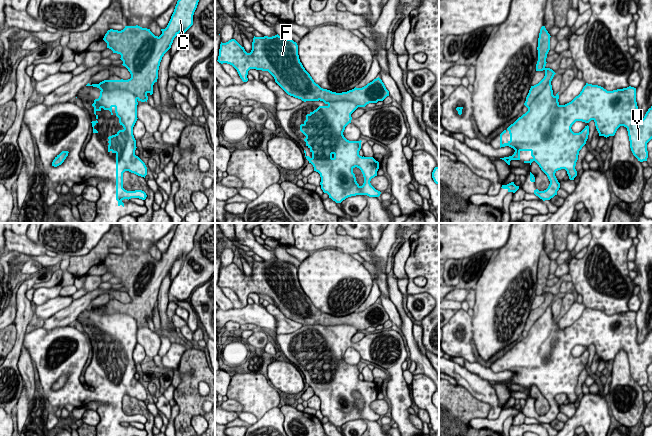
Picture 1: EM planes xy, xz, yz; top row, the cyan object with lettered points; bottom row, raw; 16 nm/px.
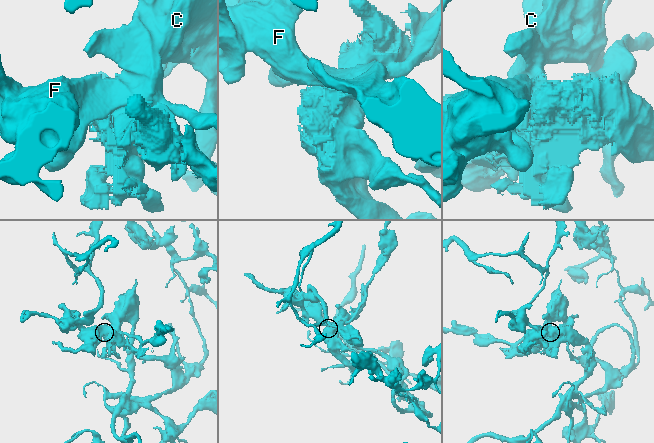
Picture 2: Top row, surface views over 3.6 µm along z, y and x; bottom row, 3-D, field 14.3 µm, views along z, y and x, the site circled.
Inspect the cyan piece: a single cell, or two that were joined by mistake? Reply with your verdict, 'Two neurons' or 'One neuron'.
Two neurons

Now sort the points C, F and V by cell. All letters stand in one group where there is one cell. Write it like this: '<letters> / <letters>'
C F / V

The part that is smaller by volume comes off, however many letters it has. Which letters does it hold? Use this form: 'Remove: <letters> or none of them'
Remove: V

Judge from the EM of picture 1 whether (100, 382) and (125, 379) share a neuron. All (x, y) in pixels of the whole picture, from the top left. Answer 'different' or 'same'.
same

